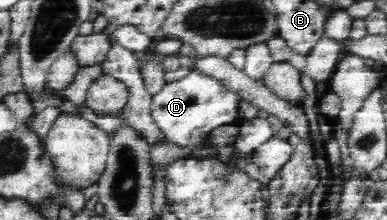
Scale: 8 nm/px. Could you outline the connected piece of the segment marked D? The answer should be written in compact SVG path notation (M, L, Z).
M189 71L187 77L179 81L166 83L159 93L152 95L150 115L154 124L165 134L167 141L188 150L199 150L209 148L209 135L213 129L223 125L237 125L242 122L237 112L241 99L219 81Z

